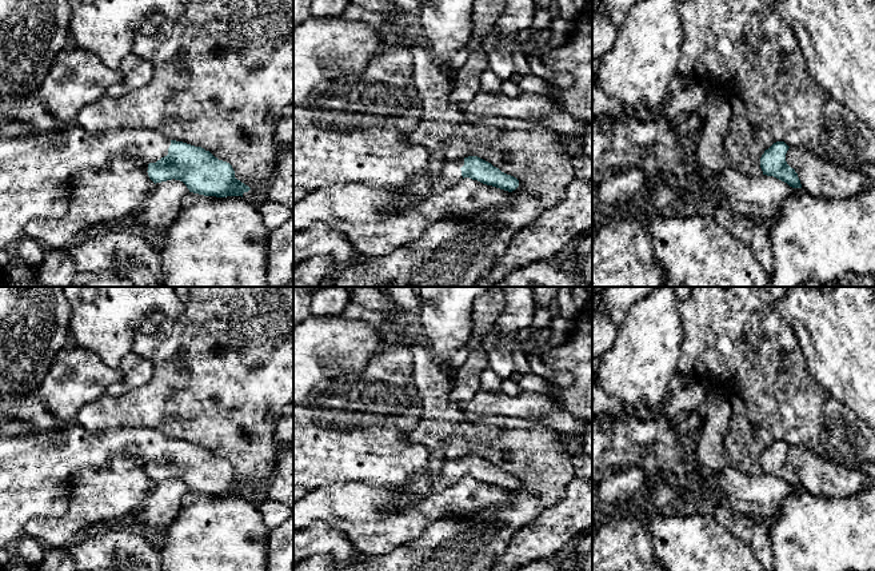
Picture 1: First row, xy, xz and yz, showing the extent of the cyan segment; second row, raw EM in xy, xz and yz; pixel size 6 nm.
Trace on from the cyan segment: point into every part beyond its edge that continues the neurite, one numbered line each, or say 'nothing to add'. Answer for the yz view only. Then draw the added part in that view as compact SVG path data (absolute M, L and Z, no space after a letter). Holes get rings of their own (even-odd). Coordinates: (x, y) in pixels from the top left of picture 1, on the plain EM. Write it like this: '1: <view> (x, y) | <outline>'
nothing to add

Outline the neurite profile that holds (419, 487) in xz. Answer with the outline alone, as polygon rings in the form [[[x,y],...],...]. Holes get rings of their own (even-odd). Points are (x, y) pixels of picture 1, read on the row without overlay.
[[[429,475],[415,476],[411,482],[400,487],[391,487],[401,495],[407,495],[413,502],[419,502],[433,494],[433,479]]]

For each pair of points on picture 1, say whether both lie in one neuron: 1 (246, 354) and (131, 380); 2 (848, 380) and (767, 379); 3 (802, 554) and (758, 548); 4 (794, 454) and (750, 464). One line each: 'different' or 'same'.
1: different
2: different
3: different
4: different

